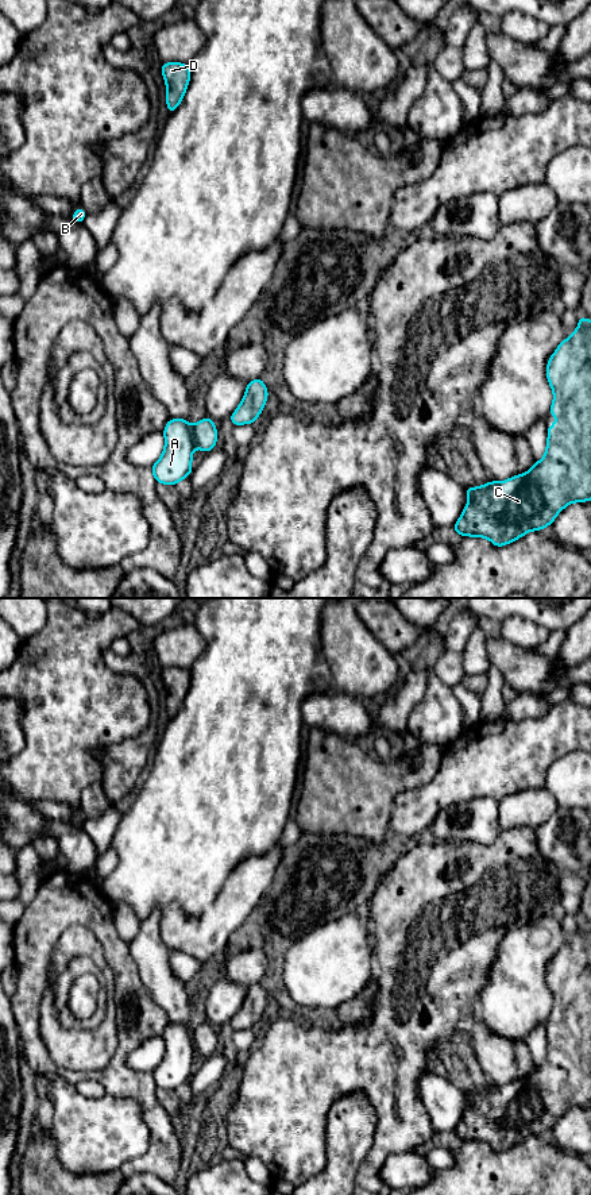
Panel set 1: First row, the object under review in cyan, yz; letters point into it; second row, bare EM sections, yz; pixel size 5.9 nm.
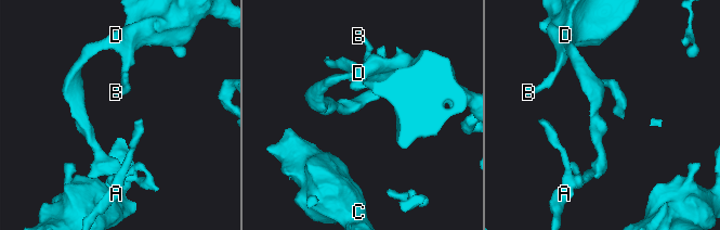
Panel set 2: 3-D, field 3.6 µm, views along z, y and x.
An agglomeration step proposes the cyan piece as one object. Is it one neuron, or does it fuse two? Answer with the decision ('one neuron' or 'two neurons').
two neurons

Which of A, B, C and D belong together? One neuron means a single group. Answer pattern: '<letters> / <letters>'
A / B C D

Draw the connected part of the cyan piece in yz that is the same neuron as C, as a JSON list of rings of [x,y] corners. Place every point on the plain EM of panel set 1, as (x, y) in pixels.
[[[580,920],[578,933],[557,951],[549,963],[546,983],[553,995],[549,1019],[556,1021],[557,1028],[548,1030],[544,1063],[537,1065],[529,1076],[503,1087],[490,1086],[478,1092],[466,1092],[468,1109],[452,1132],[453,1137],[459,1137],[463,1142],[486,1142],[495,1152],[502,1152],[530,1136],[541,1136],[552,1130],[556,1121],[569,1109],[591,1106],[591,925]]]

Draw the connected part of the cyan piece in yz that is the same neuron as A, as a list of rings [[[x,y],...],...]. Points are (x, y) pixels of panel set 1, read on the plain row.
[[[188,1024],[167,1025],[163,1040],[165,1055],[150,1073],[157,1088],[175,1091],[193,1076],[192,1063],[196,1048]]]

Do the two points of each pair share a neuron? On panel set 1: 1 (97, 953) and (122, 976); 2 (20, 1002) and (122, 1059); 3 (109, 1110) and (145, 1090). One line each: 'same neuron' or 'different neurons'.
1: different neurons
2: same neuron
3: different neurons

